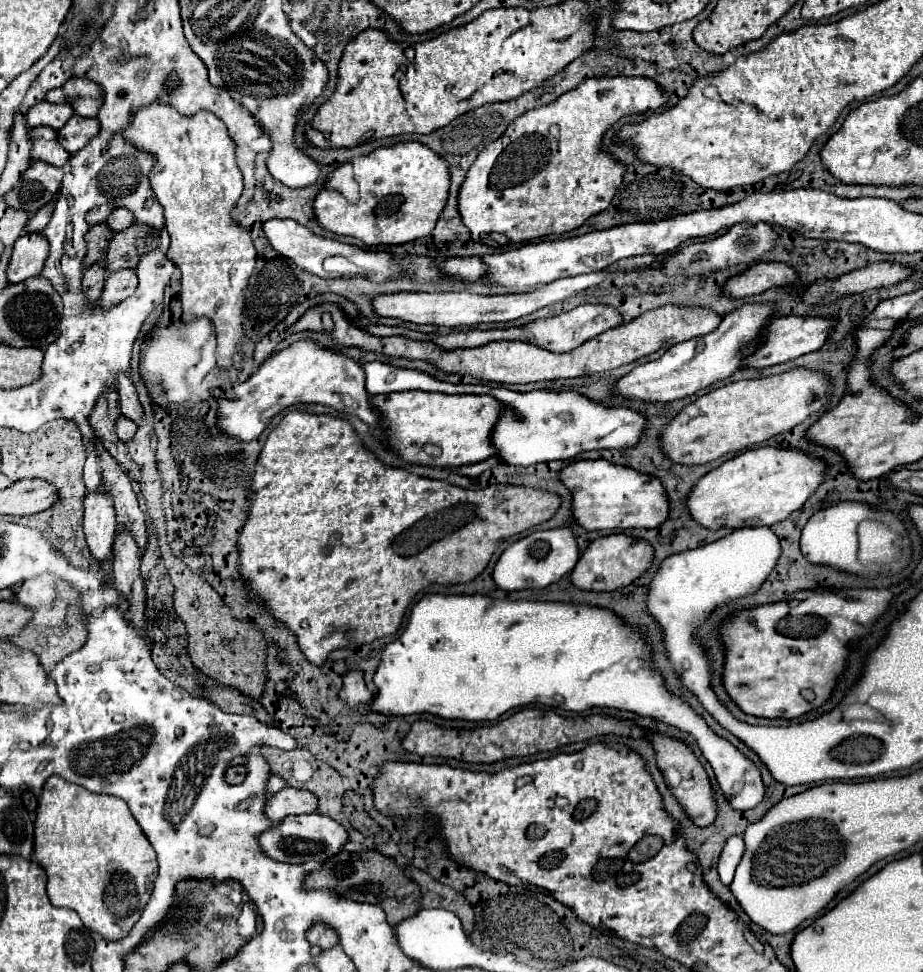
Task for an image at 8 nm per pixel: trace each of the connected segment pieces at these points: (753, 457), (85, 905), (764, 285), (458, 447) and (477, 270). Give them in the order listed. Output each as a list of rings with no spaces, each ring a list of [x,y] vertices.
[[[749,449],[701,477],[687,499],[687,507],[693,519],[707,529],[773,525],[787,519],[793,511],[799,511],[811,493],[825,481],[825,475],[827,463],[801,449]]]
[[[49,777],[37,797],[35,811],[35,859],[47,873],[47,895],[55,907],[69,907],[79,913],[85,927],[97,931],[105,939],[121,939],[139,919],[145,907],[153,879],[157,873],[157,861],[153,847],[141,833],[137,821],[129,813],[125,801],[113,795],[89,793],[85,787],[65,781],[63,777]]]
[[[757,263],[749,271],[729,279],[725,285],[725,293],[731,297],[747,297],[761,293],[775,285],[785,285],[785,281],[793,281],[797,273],[785,263]]]
[[[403,391],[373,395],[373,405],[383,413],[383,425],[389,435],[387,445],[405,461],[431,467],[459,467],[485,461],[493,455],[489,449],[489,433],[497,417],[501,417],[501,401],[489,395],[441,395]]]
[[[457,257],[457,259],[445,261],[443,269],[471,283],[475,283],[485,273],[485,265],[481,265],[481,257]]]

